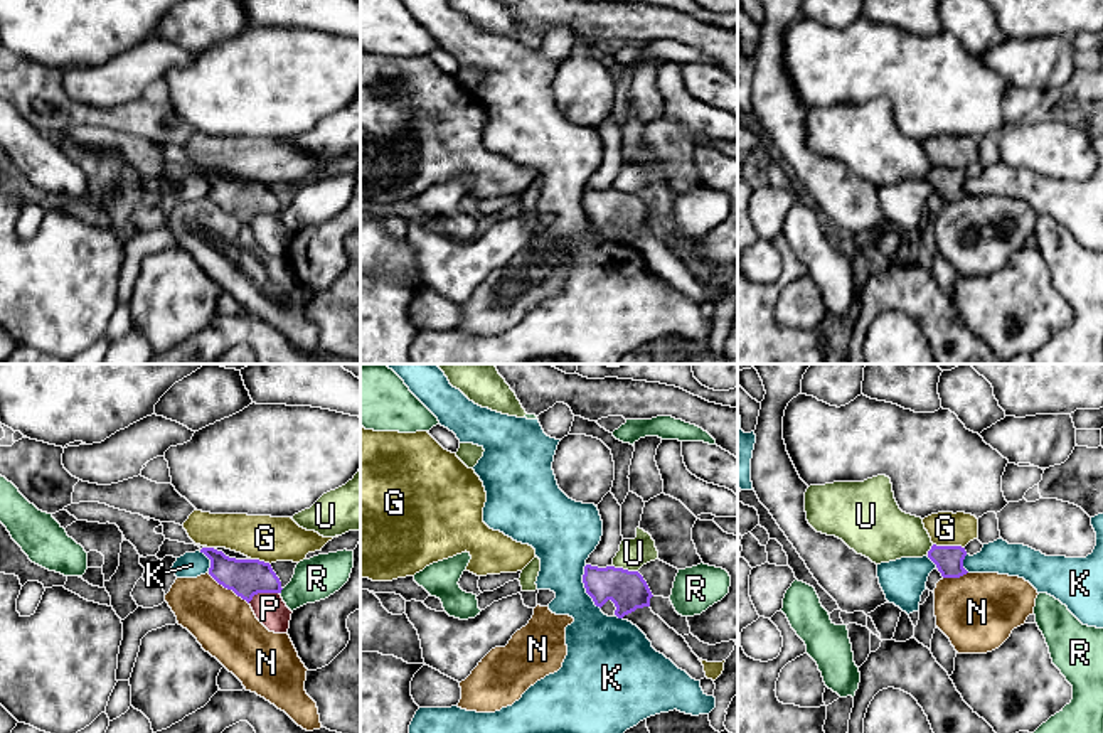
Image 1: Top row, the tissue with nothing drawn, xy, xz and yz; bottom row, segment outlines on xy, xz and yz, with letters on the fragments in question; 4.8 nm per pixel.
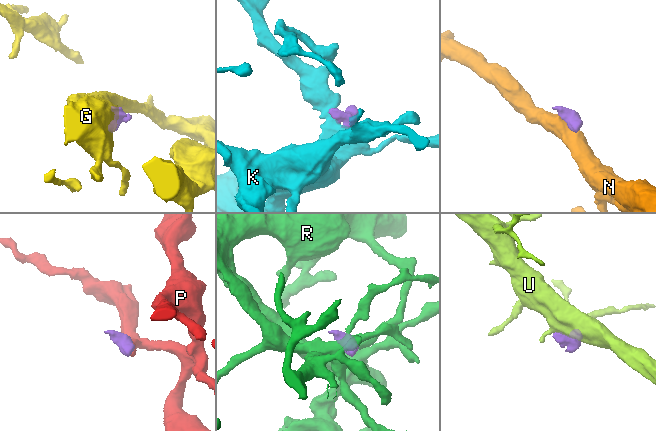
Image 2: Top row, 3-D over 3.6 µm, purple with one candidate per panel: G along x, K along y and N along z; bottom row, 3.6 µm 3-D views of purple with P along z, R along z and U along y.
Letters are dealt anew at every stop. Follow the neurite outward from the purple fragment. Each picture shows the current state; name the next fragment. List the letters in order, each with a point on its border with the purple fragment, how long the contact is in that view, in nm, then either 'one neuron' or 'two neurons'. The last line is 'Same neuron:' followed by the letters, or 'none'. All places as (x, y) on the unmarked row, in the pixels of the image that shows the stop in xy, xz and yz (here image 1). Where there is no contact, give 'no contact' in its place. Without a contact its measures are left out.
G: yz (948, 169) | 150 nm | two neurons
K: xz (585, 209) | 220 nm | two neurons
N: xy (228, 211) | 240 nm | two neurons
P: xy (263, 214) | 160 nm | two neurons
R: xy (280, 214) | 40 nm | two neurons
U: xz (625, 192) | 130 nm | two neurons
Same neuron: none

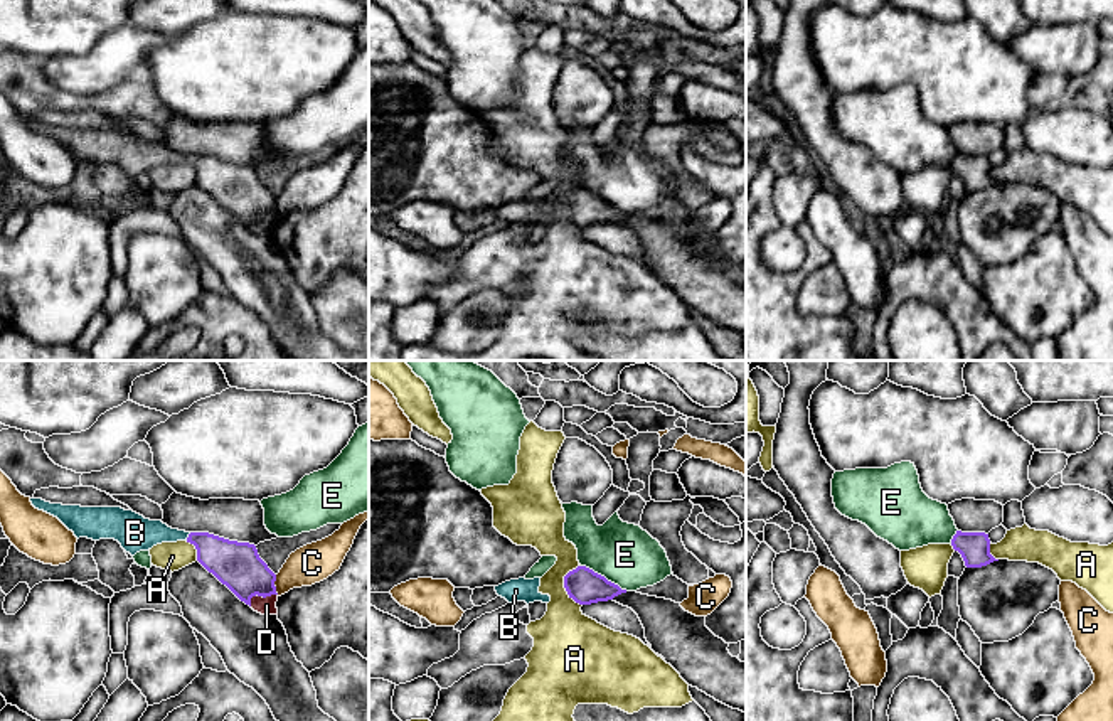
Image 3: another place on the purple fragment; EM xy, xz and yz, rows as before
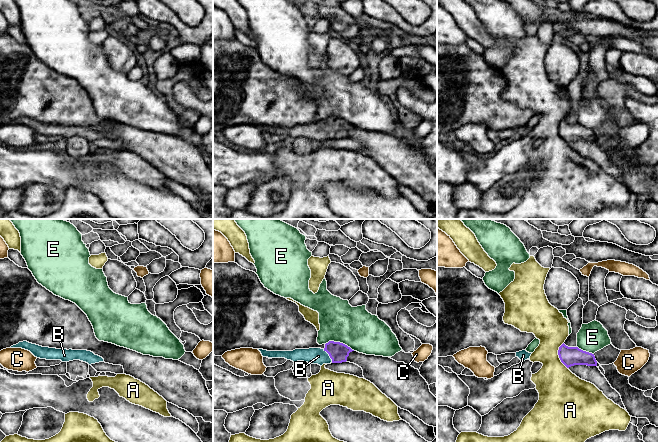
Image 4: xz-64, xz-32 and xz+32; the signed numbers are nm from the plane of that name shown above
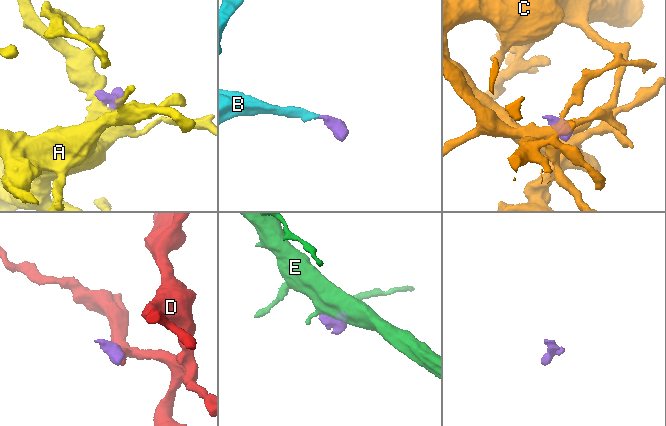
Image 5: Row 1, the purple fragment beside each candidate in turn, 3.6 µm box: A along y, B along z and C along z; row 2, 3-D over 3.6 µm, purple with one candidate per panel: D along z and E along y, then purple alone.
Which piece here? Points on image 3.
A: xz (564, 208) | 200 nm | two neurons
B: xy (189, 159) | 50 nm | one neuron
C: xy (273, 208) | 100 nm | two neurons
D: xy (260, 218) | 150 nm | two neurons
E: xz (603, 199) | 260 nm | two neurons
Same neuron: B

